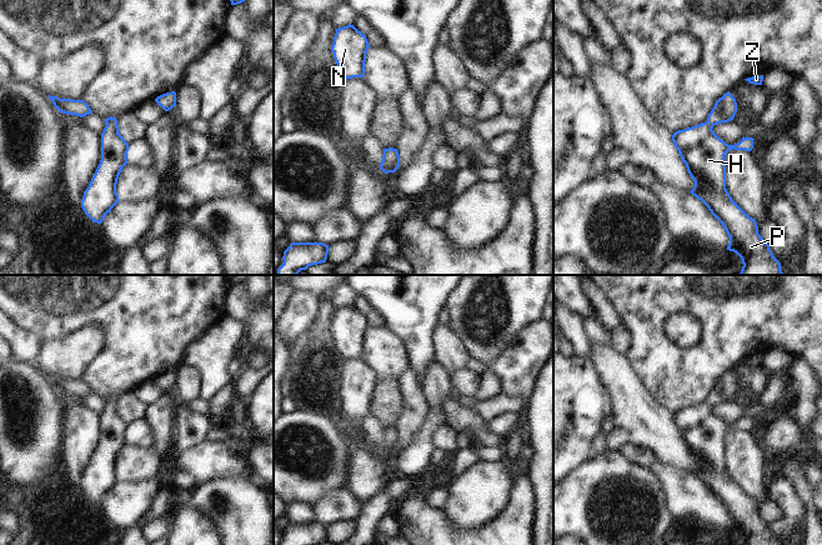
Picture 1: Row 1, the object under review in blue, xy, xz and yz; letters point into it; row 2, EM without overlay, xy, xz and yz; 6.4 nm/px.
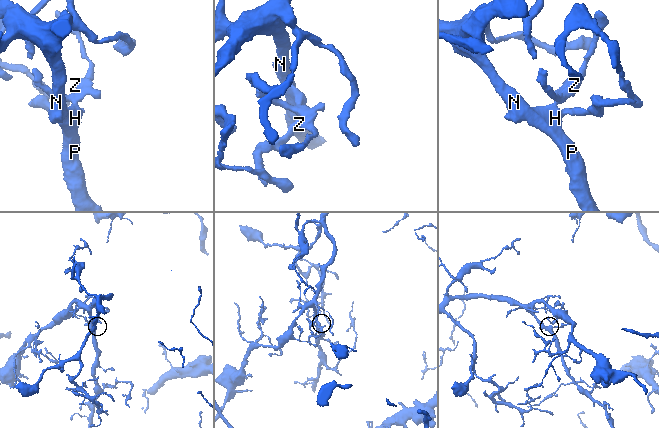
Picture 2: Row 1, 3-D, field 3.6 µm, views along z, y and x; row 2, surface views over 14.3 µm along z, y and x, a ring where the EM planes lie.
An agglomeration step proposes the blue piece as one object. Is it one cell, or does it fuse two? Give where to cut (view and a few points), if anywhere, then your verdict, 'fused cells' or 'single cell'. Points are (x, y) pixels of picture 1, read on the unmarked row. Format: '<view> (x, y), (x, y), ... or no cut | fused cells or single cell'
no cut | single cell

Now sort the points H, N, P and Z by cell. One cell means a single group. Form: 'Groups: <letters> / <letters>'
Groups: H N P Z

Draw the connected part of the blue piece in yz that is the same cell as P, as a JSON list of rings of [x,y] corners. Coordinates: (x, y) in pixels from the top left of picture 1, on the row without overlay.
[[[728,371],[716,381],[706,402],[673,412],[672,421],[678,430],[682,441],[686,444],[690,456],[695,461],[695,466],[690,472],[708,488],[711,494],[726,510],[730,518],[727,530],[736,532],[741,538],[743,545],[781,545],[773,536],[770,525],[758,514],[756,500],[750,498],[732,480],[726,469],[725,435],[732,429],[750,432],[753,429],[755,420],[753,418],[743,416],[740,422],[728,425],[713,412],[712,409],[715,405],[733,400],[736,392],[736,379]]]

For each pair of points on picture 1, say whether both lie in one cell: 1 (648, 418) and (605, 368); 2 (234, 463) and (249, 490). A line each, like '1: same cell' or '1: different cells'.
1: same cell
2: different cells

